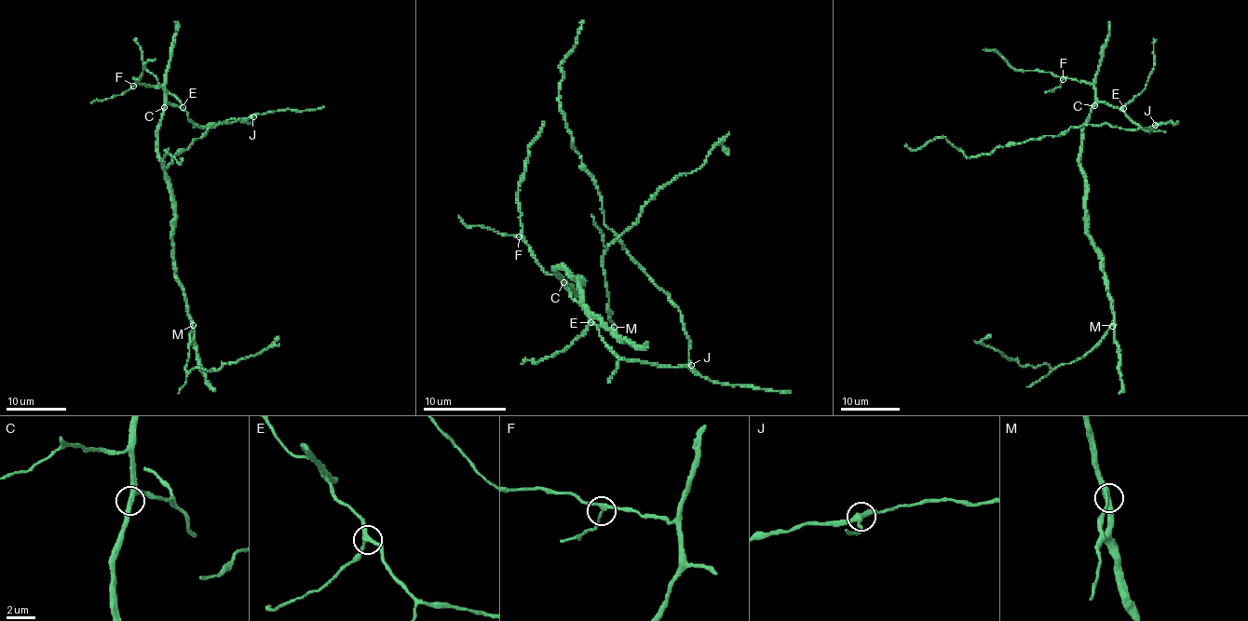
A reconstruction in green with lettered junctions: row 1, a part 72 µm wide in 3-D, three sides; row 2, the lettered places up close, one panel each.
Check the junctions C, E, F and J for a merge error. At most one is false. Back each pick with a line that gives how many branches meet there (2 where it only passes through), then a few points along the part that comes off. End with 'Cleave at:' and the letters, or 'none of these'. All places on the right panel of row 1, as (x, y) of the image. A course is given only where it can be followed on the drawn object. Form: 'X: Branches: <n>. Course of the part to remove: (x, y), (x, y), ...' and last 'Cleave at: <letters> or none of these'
Cleave at: none of these

